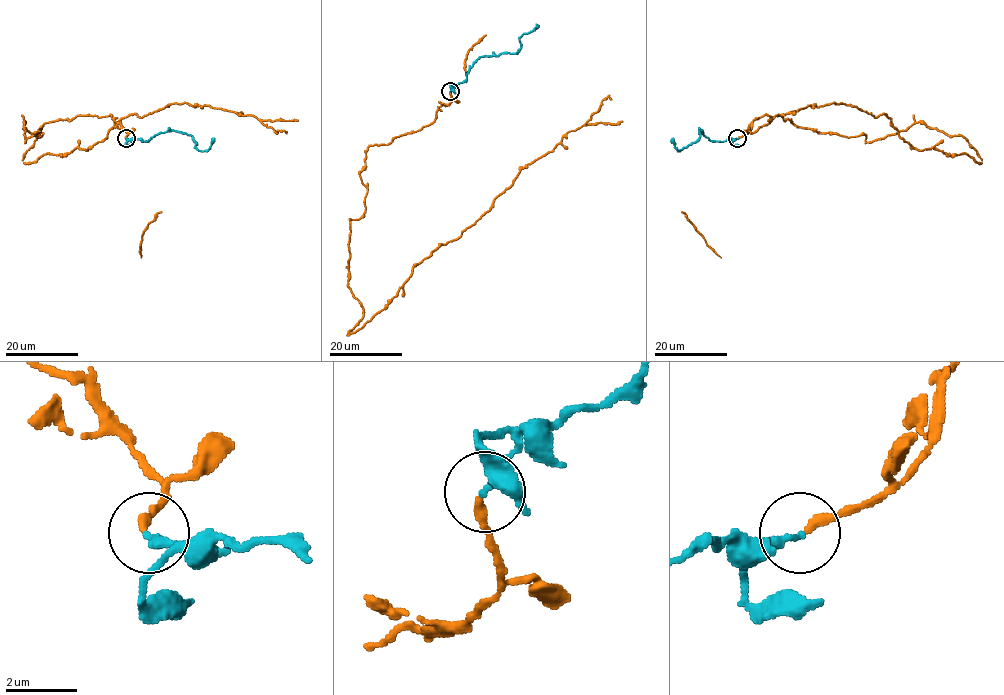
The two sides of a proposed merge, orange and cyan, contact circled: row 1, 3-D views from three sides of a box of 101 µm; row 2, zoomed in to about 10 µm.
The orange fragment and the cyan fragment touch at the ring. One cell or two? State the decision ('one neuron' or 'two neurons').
one neuron

